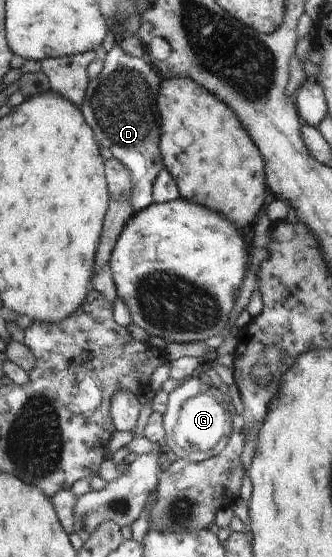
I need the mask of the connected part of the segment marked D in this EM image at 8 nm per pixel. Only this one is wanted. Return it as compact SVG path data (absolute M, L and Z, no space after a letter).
M116 45L106 54L102 71L89 79L79 107L99 147L110 149L113 157L131 173L135 183L131 199L134 212L155 202L154 180L165 167L159 148L161 115L156 105L162 82L157 70L147 60L132 57Z

